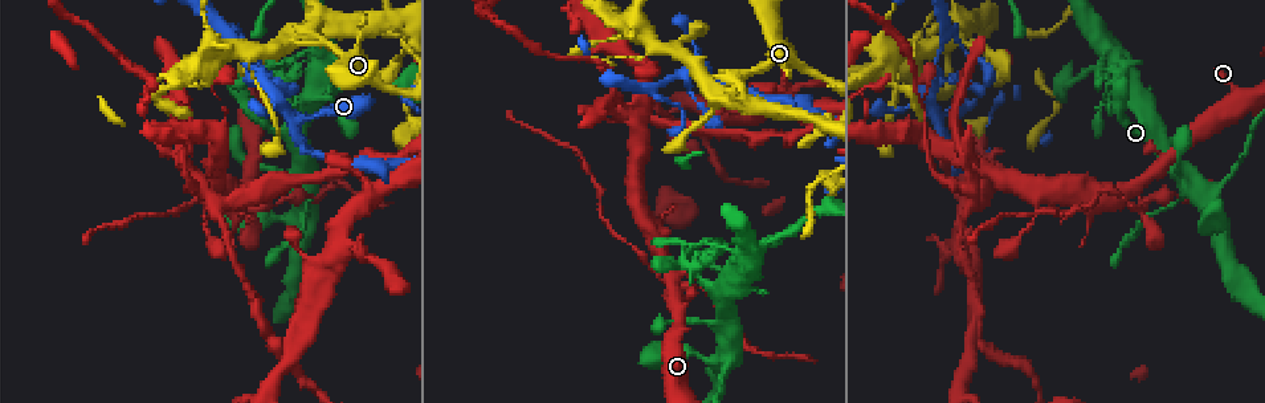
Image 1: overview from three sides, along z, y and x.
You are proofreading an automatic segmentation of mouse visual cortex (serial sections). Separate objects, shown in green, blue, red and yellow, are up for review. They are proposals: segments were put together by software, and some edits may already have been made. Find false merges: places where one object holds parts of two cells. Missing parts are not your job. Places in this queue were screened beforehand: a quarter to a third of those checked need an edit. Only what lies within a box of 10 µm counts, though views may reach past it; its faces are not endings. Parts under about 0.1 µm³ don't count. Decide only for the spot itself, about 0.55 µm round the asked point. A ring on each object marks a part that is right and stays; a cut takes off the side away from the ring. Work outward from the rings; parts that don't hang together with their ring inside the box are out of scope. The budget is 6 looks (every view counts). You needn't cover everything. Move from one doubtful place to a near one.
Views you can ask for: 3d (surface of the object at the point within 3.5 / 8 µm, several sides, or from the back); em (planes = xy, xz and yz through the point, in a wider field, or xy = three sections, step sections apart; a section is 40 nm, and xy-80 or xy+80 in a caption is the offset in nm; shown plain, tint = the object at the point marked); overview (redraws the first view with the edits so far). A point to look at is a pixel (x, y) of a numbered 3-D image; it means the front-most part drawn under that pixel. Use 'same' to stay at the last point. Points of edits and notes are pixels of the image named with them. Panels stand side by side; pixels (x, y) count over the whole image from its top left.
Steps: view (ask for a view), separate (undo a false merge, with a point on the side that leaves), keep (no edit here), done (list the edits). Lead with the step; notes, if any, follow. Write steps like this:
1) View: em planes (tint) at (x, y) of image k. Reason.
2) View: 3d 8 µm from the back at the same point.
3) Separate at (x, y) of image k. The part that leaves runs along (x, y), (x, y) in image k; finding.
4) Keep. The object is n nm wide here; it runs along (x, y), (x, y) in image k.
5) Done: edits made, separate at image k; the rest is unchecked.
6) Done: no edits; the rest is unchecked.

View: 3d 3.5 µm at (747, 254) of image 1. Abrupt turn.

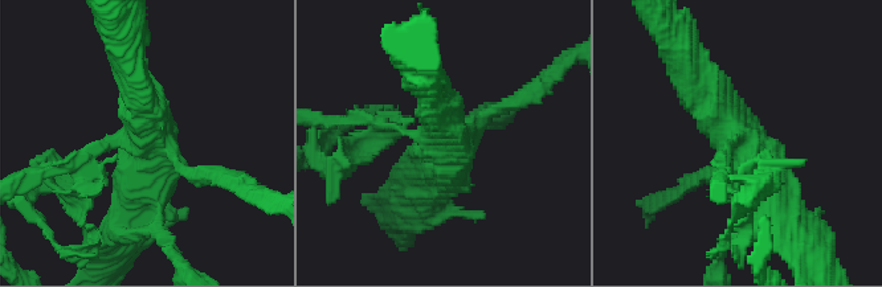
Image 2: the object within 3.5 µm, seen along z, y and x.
View: em xy step 5 (tint) at (439, 136) of image 2. Now the EM.

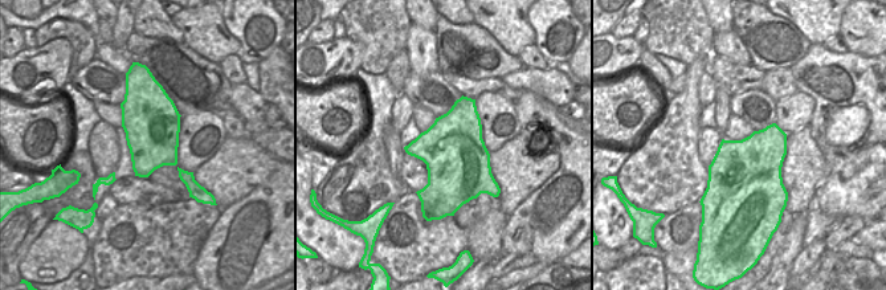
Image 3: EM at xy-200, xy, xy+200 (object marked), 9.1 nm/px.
View: em xy step 1 (tint) at the same point. Another direction.

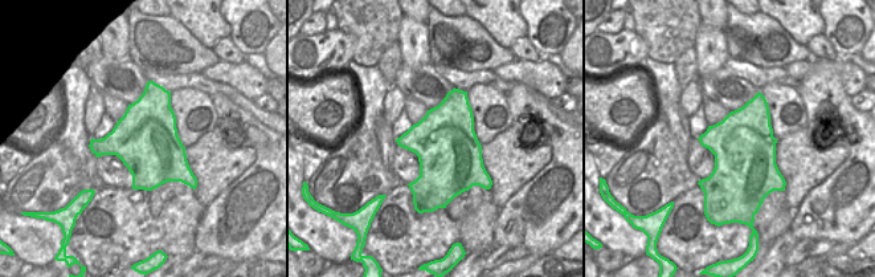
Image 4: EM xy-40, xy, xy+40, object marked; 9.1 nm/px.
Keep. One cell here.

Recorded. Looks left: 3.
View: 3d 8 µm at (955, 18) of image 1. Looks like a crossing.

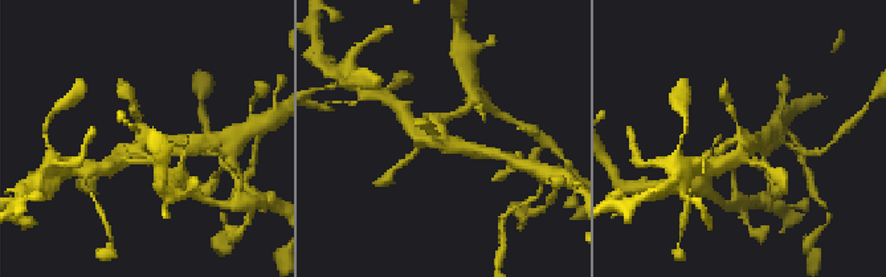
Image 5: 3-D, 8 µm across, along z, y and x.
View: em xy step 5 (tint) at the same point. 4 arms meet here; the arms are 150, 200, 350, 350 nm wide; shape alone is not enough.

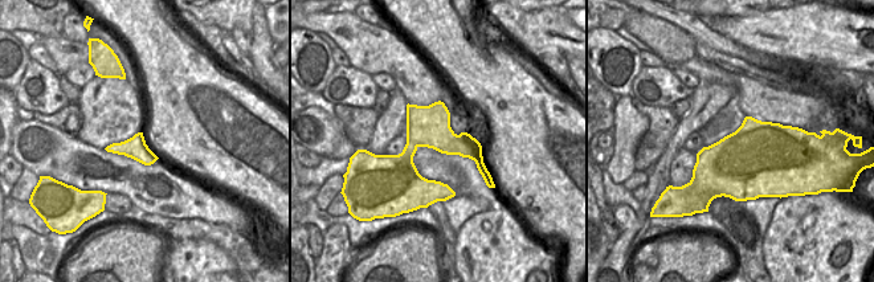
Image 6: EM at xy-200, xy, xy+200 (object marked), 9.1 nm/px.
Separate at (445, 142) of image 5. A second cell is stuck on.

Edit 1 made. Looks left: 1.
Done: edits made, separate at image 5; the rest is unchecked.

